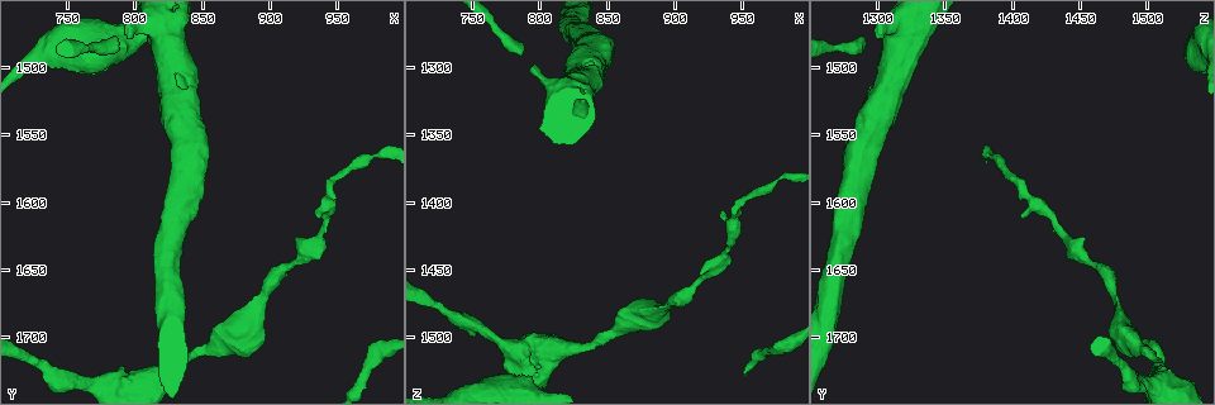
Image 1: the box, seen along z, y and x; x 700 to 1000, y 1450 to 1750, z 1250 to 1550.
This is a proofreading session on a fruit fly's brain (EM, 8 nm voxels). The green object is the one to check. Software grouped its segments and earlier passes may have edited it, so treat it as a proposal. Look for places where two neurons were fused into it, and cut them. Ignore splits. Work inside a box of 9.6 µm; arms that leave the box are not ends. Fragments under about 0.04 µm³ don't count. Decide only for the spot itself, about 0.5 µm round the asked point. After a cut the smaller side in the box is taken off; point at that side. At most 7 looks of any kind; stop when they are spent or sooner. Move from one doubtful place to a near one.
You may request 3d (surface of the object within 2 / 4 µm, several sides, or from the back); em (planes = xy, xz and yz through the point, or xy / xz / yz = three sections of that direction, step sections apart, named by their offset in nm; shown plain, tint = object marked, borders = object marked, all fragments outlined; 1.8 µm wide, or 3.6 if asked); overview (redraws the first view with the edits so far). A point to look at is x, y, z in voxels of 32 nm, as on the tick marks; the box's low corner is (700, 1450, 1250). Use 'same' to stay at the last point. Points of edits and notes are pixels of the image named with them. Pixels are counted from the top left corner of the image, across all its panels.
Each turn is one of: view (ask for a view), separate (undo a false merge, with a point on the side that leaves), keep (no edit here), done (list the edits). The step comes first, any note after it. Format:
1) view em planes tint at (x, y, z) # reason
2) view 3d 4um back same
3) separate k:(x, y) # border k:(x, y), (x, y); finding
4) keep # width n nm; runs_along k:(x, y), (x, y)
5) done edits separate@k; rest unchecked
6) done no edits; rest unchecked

view em planes borders at (836, 1716, 1508)

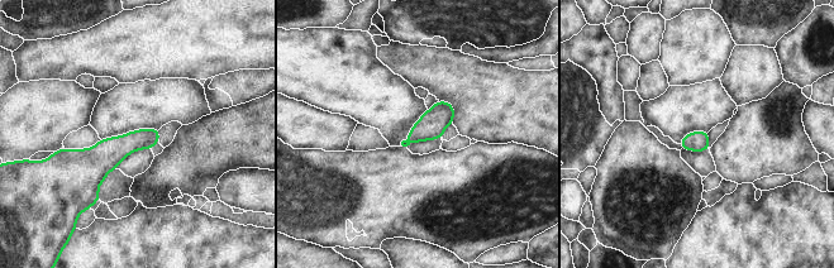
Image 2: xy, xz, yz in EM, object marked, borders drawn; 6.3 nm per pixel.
keep # one neuron here

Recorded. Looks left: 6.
view 3d 4um at (896, 1670, 1476) # a narrow waist

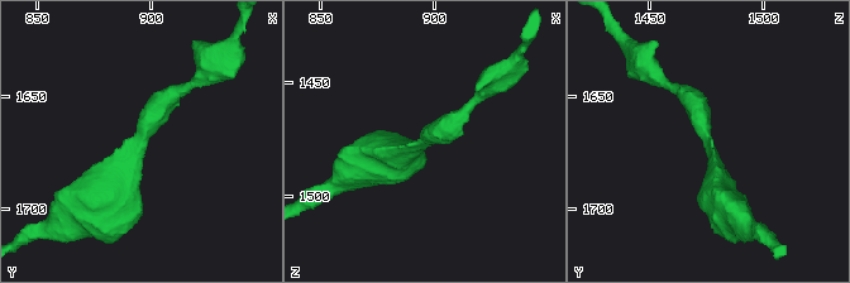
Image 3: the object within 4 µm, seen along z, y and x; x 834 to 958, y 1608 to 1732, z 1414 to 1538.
view em yz step 16 tint at (895, 1668, 1476) # arm_widths 300, 460 nm; now the EM

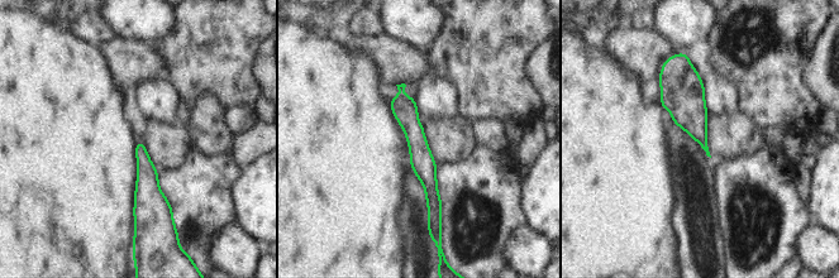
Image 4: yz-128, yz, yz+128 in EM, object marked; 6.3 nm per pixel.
view em planes tint same

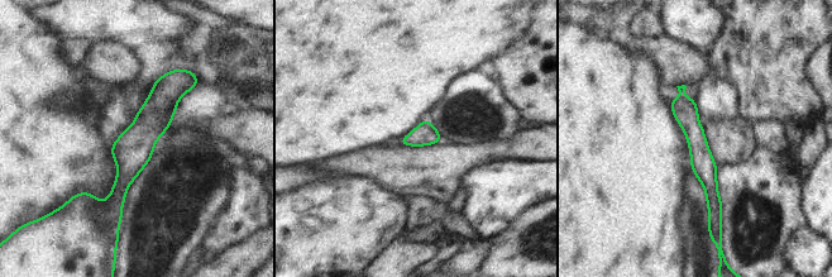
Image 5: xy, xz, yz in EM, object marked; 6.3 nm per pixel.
keep # runs_along 5:(172, 75), (132, 151), (114, 213); all the same neuron

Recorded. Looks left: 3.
view 3d 4um at (942, 1618, 1434) # narrows sharply

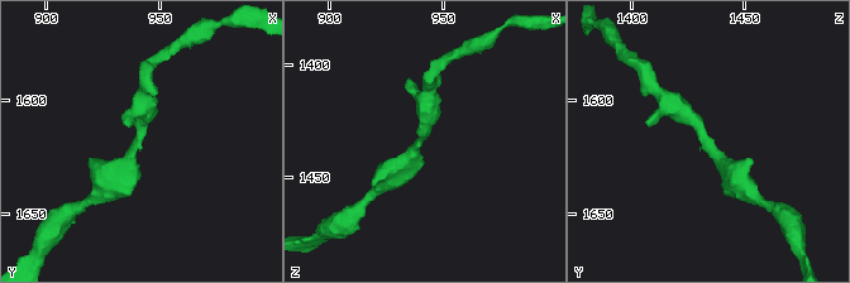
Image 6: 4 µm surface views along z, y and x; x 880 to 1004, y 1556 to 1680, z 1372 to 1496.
view em planes tint at (941, 1618, 1434) # arm_widths 300, 320 nm; shape alone is not enough

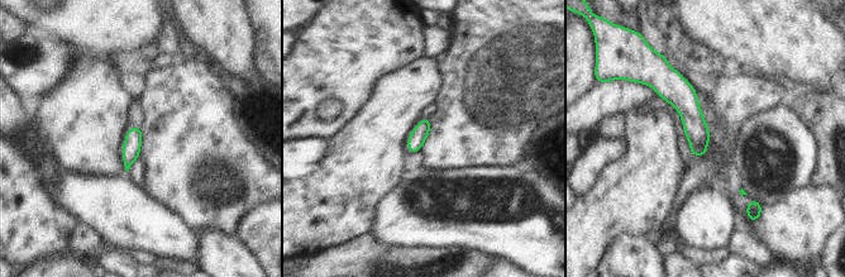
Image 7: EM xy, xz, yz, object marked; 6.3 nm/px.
keep # runs_along 7:(668, 73), (691, 113), (702, 152); one neuron here

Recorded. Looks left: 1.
done no edits; rest unchecked

